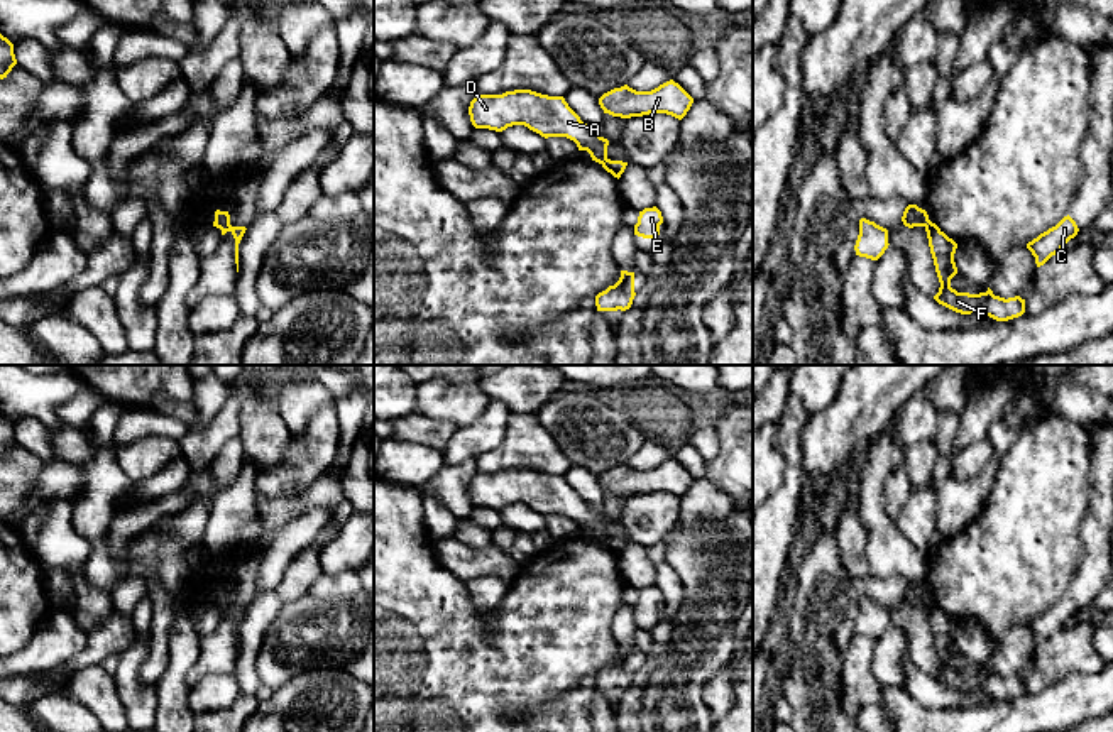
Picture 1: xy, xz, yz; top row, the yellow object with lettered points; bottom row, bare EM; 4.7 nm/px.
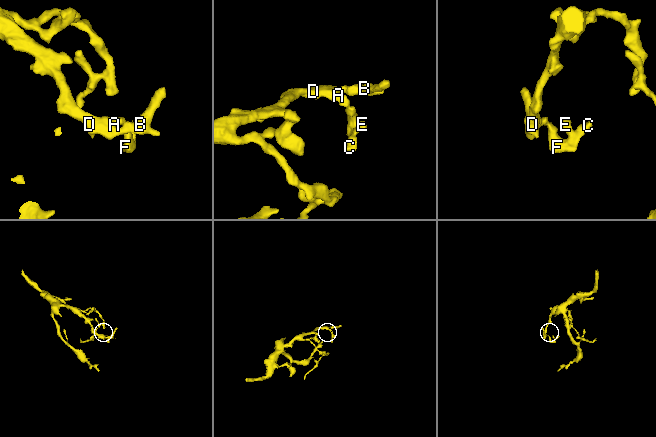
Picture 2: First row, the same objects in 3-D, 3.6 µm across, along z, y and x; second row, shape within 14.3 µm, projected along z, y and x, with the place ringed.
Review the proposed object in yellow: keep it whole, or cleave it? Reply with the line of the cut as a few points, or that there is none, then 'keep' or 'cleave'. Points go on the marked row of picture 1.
cut in xy along (229, 223), (222, 230); cleave

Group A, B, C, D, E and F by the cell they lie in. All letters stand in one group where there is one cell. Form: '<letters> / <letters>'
A B D / C E F

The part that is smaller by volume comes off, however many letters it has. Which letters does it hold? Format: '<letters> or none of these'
C, E, F

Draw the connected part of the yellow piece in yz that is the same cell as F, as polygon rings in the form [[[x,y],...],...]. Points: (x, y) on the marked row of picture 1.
[[[932,221],[927,223],[925,232],[940,282],[939,292],[934,296],[939,304],[961,314],[981,313],[996,321],[1008,321],[1025,313],[1025,299],[1020,296],[1005,299],[995,296],[990,287],[979,294],[957,292],[952,289],[951,279],[957,274],[954,262],[957,243]]]

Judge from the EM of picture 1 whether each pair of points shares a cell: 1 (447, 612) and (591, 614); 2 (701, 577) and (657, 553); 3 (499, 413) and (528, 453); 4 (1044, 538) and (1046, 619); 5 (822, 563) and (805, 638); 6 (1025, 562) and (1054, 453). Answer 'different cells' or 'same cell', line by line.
1: same cell
2: different cells
3: different cells
4: different cells
5: same cell
6: same cell

